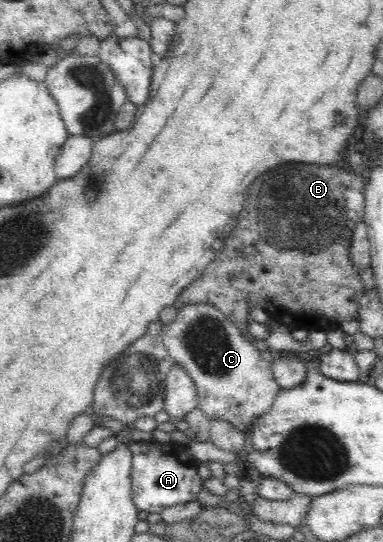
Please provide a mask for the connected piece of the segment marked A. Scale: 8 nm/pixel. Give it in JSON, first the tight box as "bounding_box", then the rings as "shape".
{"bounding_box":[131,441,203,514],"shape":[[[132,441],[131,489],[132,500],[139,511],[147,514],[161,513],[167,506],[176,506],[198,498],[203,480],[198,474],[194,457],[183,444],[173,441]]]}

